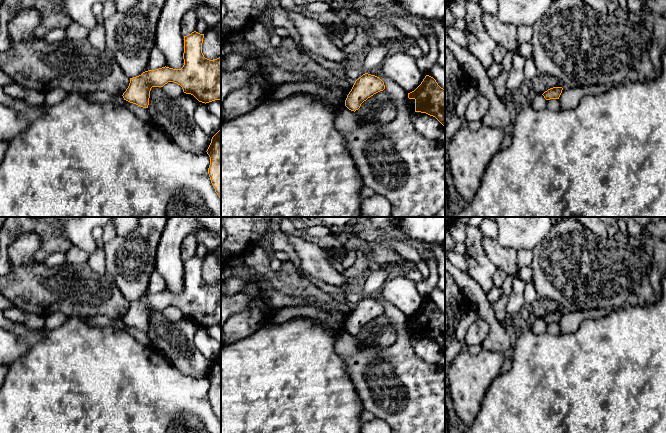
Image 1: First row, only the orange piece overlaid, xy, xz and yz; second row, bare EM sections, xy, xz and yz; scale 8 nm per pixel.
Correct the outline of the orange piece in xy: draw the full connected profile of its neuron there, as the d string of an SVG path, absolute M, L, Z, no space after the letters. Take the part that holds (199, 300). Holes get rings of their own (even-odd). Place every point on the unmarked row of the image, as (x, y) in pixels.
M196 255L184 260L184 289L181 293L162 291L148 294L141 299L130 302L130 307L123 317L124 324L143 332L148 332L150 315L152 311L163 311L168 306L180 309L183 316L193 319L199 326L209 327L221 323L221 281L209 284L202 277L204 258Z

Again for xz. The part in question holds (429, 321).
M426 299L408 322L415 324L415 336L433 340L445 351L445 313L433 301Z

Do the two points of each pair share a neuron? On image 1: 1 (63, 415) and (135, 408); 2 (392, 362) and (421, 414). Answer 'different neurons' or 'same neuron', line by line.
1: same neuron
2: same neuron

